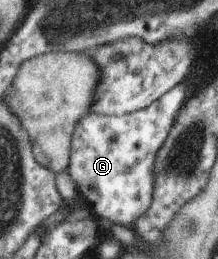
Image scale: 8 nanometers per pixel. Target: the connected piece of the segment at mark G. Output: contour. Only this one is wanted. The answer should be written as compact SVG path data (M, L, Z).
M184 82L172 87L163 97L156 99L147 107L125 115L100 115L90 111L79 120L71 141L71 159L68 175L76 183L78 196L82 198L97 218L110 221L112 224L133 228L136 219L150 209L154 198L155 159L174 128L179 111L186 104L188 91Z

